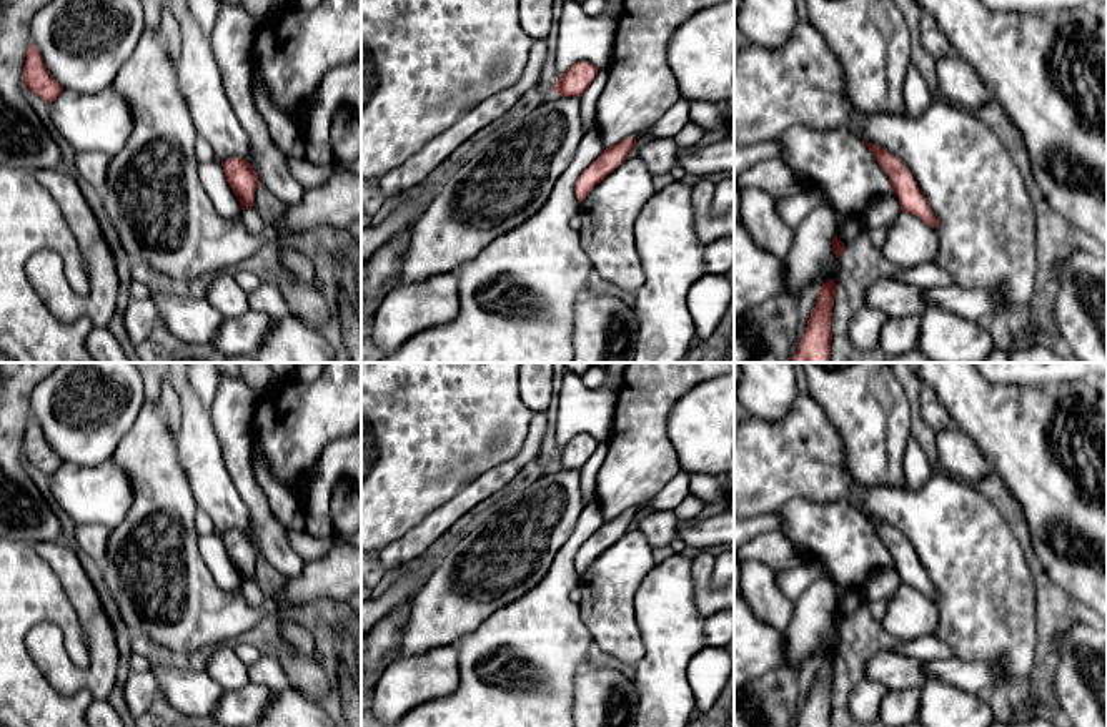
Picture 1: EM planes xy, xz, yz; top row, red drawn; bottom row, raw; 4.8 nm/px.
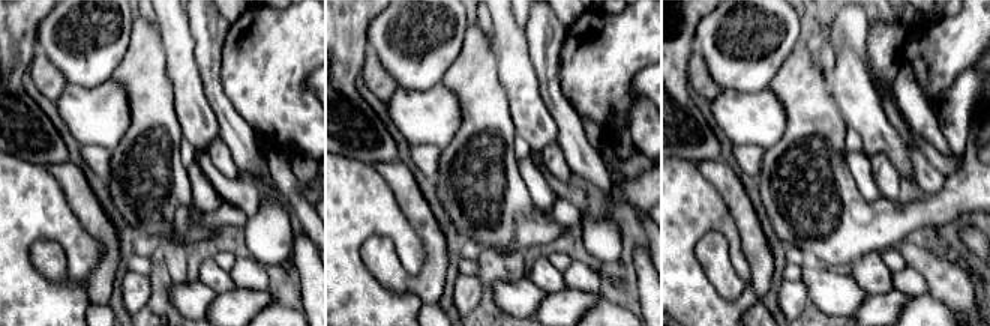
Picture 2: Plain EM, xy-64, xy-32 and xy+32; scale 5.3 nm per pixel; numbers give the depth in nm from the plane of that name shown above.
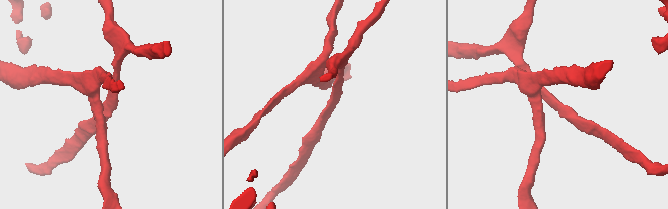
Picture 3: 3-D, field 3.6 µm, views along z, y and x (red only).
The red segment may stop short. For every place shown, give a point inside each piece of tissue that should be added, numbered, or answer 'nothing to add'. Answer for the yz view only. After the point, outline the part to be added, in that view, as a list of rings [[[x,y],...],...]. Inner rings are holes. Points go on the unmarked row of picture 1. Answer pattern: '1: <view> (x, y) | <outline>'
nothing to add

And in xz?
nothing to add

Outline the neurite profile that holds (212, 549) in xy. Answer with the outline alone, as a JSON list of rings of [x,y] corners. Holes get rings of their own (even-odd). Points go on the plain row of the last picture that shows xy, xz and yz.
[[[216,532],[198,536],[198,549],[203,562],[220,589],[228,592],[241,591],[243,582],[226,554],[223,536]]]

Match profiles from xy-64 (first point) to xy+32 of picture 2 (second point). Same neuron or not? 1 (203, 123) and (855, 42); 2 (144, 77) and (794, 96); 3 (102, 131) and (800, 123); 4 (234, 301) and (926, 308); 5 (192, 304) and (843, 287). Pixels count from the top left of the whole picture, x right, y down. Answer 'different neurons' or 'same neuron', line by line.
1: different neurons
2: same neuron
3: different neurons
4: different neurons
5: same neuron

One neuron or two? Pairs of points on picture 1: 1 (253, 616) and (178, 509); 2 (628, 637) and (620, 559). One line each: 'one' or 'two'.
1: one
2: one

